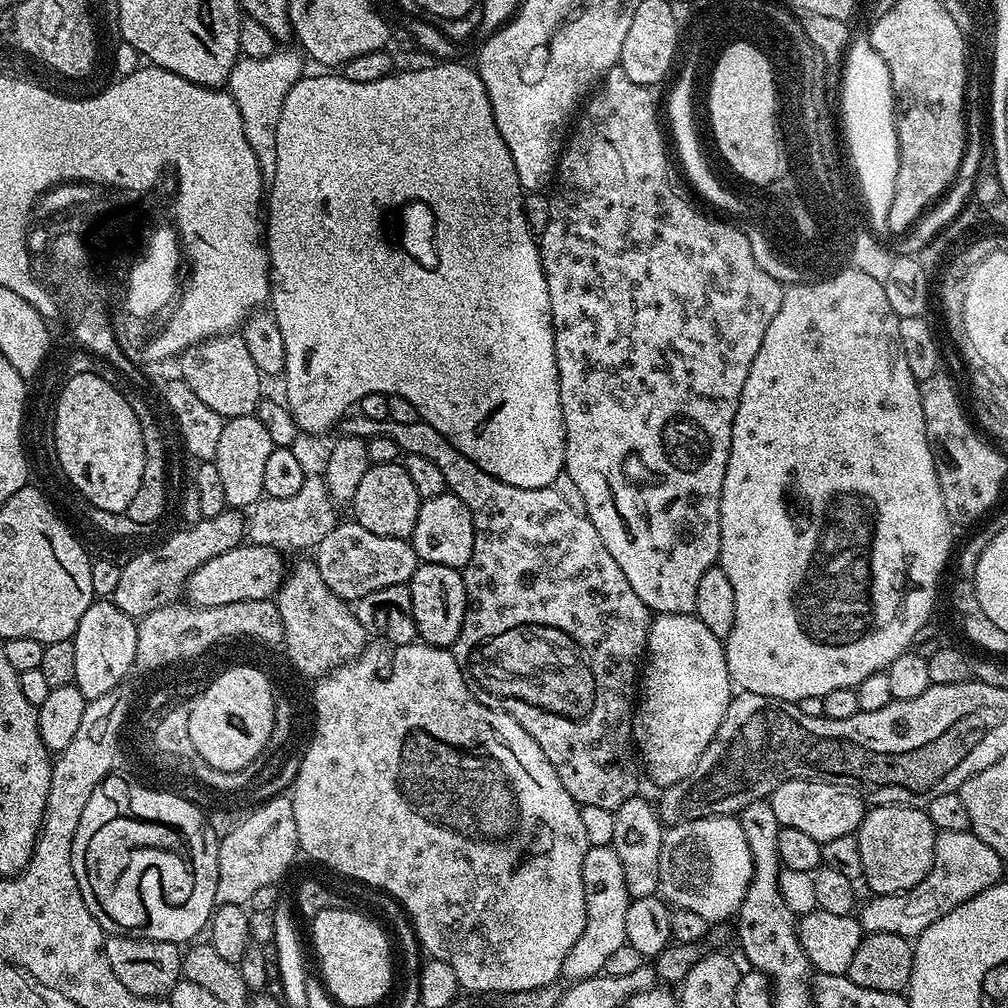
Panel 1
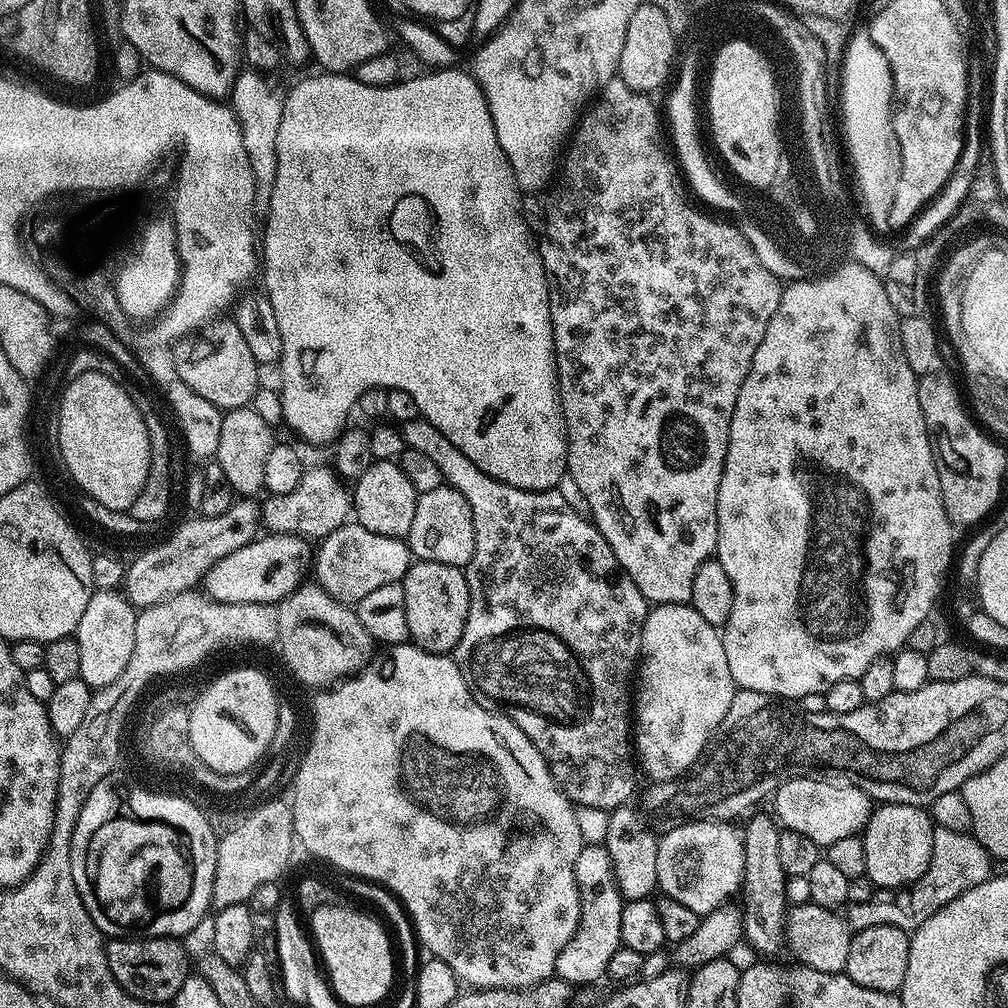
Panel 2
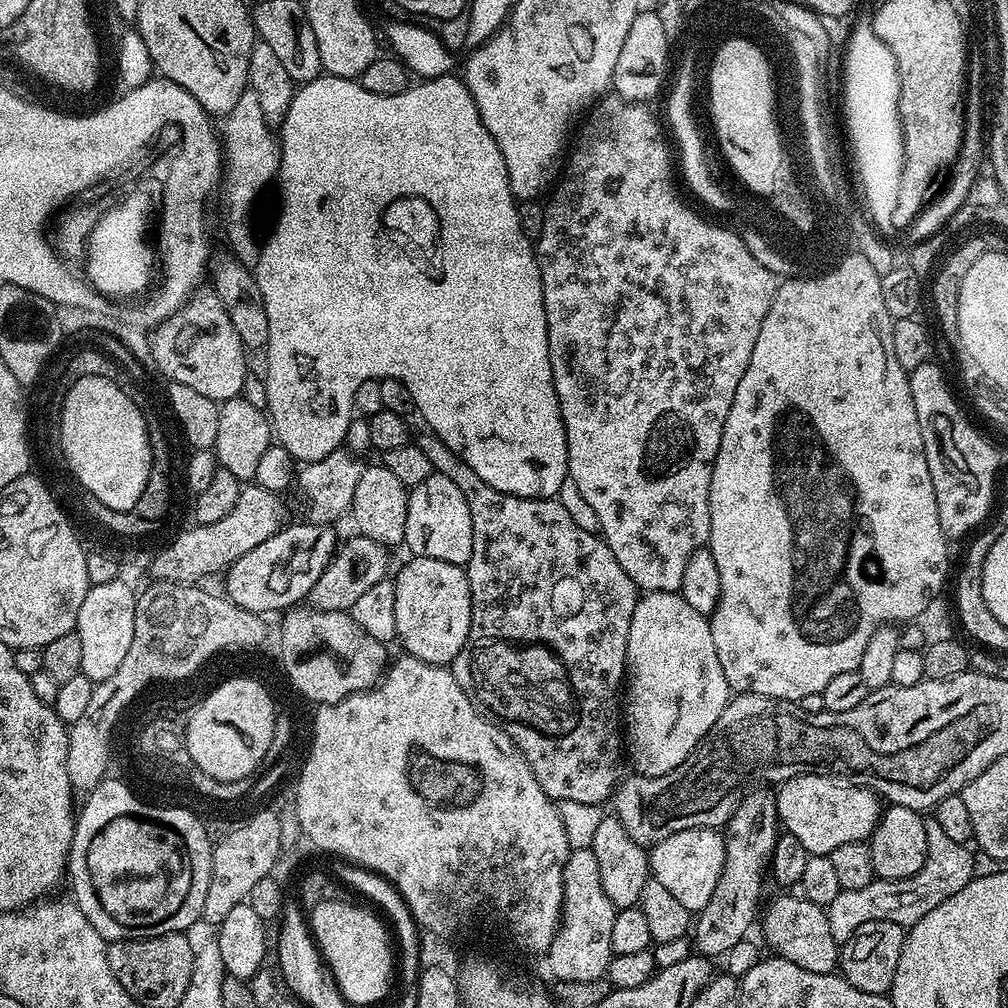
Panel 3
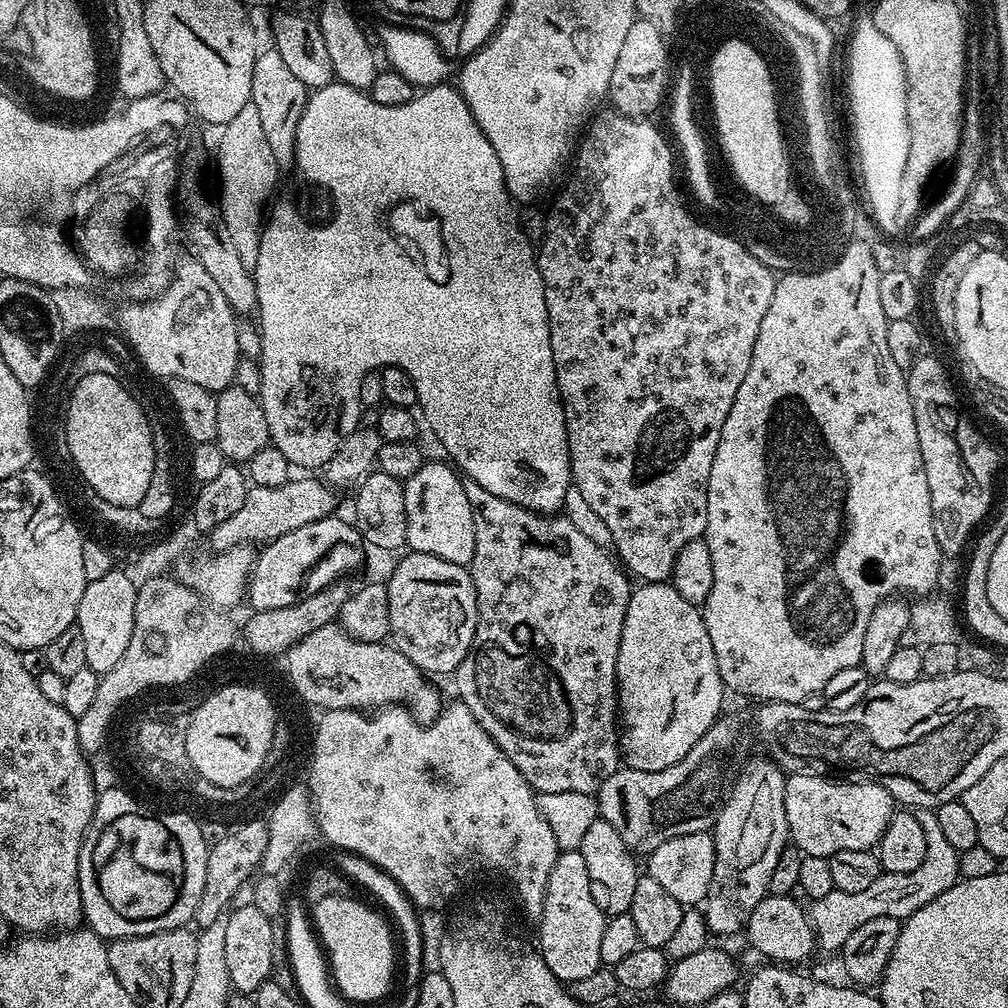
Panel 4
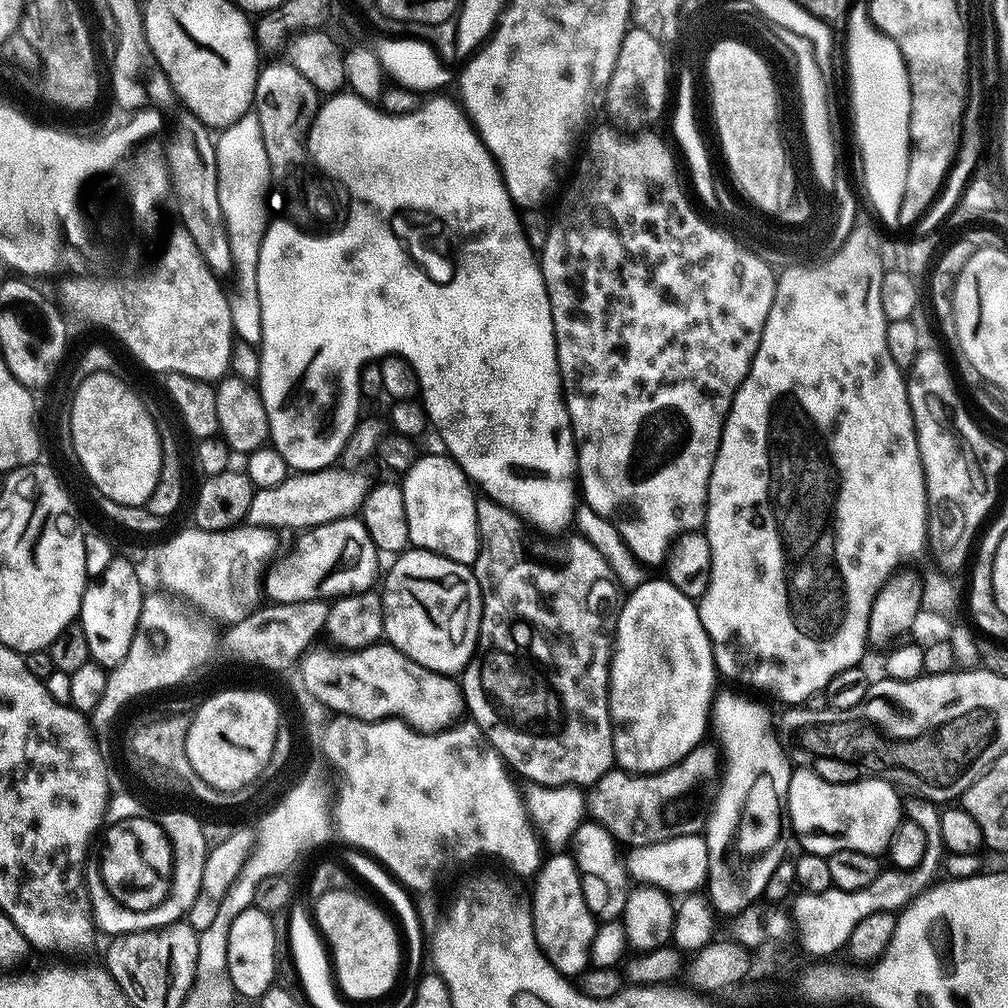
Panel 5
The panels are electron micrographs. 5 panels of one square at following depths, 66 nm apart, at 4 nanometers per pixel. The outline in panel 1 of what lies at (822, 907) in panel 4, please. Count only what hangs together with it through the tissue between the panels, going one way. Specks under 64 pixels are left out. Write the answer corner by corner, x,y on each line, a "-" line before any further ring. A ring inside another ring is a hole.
971,830
966,832
937,832
934,862
930,866
926,878
922,878
922,882
918,882
918,886
914,886
905,892
895,892
885,896
873,895
872,901
864,909
862,909
863,907
859,909
860,927
865,933
885,932
886,934
898,934
909,938
918,937
926,930
926,926
933,924
938,917
954,910
962,902
974,898
982,890
1000,883
1002,879
1000,867
1002,867
1002,861
998,853
990,850
990,846
986,846
986,842
982,842
982,838
978,838

